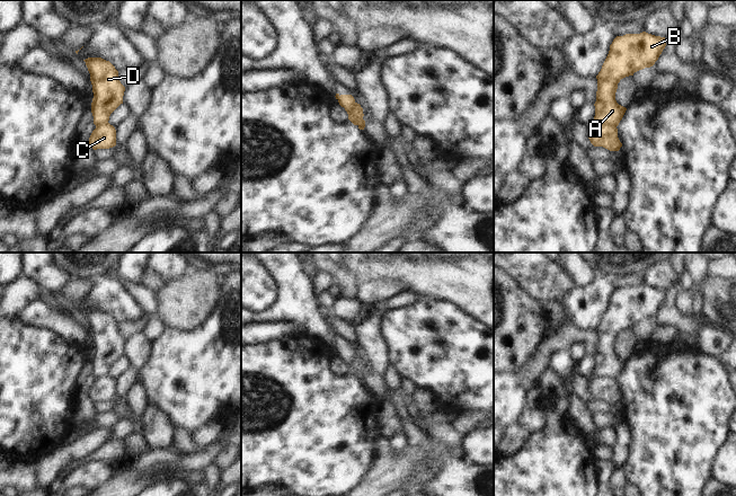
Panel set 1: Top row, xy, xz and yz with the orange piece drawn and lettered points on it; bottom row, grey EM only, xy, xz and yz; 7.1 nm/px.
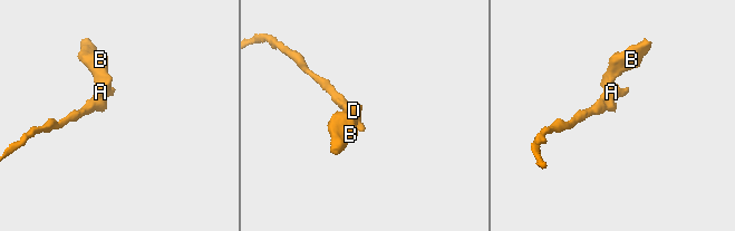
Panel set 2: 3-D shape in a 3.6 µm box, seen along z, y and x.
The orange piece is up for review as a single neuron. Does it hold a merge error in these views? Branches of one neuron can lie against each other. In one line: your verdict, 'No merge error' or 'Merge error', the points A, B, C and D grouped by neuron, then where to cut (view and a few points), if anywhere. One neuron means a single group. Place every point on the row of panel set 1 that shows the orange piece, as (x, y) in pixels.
Merge error. Groups: A B D / C. Split along yz (615, 125), (595, 124), (588, 129).

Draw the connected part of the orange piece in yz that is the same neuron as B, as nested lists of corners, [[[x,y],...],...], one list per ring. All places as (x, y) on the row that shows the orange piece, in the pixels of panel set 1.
[[[646,32],[626,34],[613,39],[602,69],[596,76],[594,124],[588,129],[598,124],[619,125],[627,108],[615,100],[618,83],[639,70],[653,67],[665,48],[666,41],[665,37]]]

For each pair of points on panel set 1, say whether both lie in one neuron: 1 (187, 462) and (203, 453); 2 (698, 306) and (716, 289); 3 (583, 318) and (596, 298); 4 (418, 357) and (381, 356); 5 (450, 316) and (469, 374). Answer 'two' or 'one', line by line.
1: one
2: two
3: one
4: two
5: one

